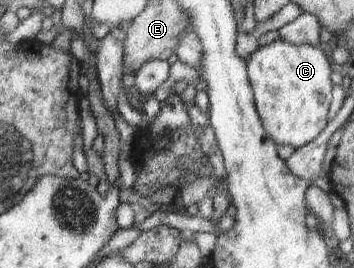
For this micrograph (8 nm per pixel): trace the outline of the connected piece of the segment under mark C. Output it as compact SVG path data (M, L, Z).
M278 39L259 47L246 68L258 116L275 145L298 150L321 134L328 124L334 85L331 64L318 47L291 45Z

